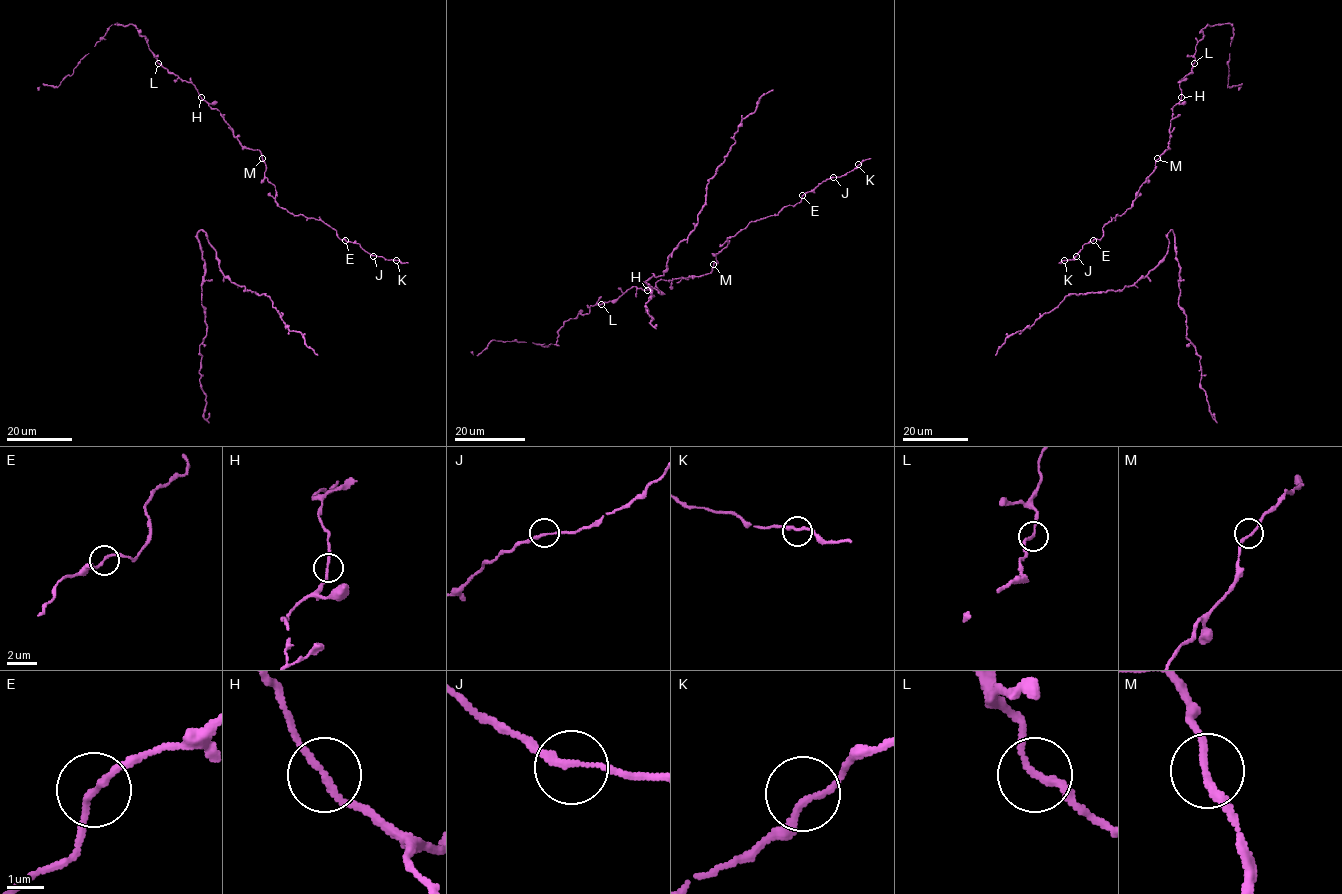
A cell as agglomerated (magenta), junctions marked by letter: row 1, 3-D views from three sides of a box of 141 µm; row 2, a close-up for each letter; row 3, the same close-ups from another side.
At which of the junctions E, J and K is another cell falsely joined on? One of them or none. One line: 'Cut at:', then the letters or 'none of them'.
Cut at: none of them

